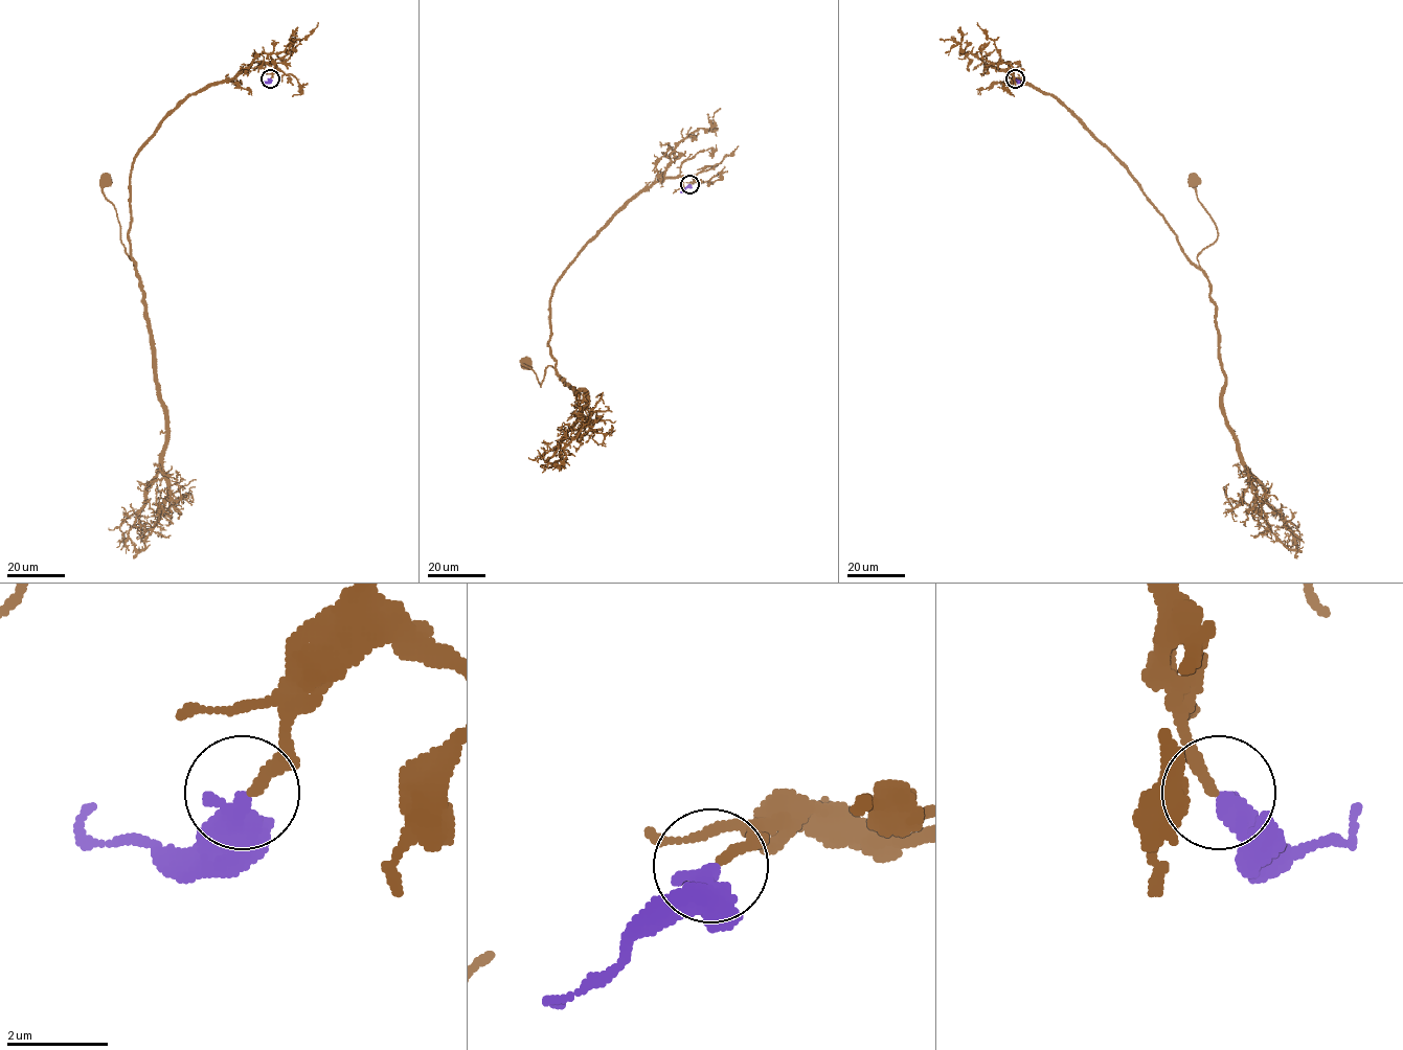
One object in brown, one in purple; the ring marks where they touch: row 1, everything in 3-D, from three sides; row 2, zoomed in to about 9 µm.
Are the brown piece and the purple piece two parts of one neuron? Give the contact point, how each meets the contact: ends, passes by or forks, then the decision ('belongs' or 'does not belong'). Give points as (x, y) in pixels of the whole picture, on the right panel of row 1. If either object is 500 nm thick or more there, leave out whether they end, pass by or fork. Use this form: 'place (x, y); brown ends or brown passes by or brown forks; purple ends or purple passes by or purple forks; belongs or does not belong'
place (1015, 78); brown ends; purple ends; belongs

